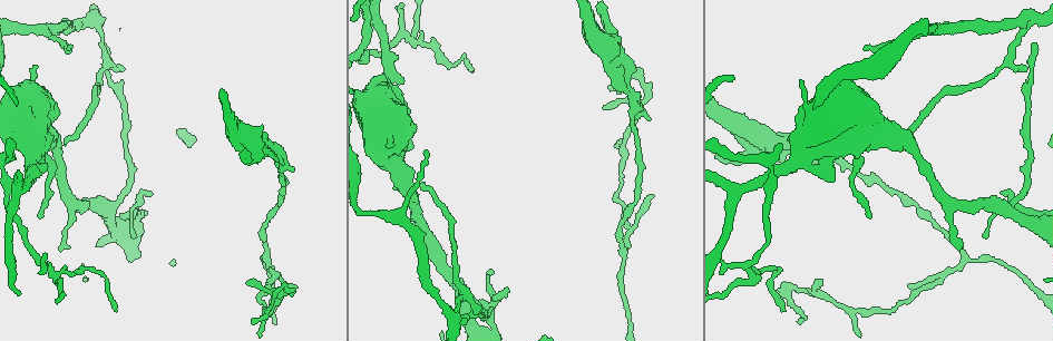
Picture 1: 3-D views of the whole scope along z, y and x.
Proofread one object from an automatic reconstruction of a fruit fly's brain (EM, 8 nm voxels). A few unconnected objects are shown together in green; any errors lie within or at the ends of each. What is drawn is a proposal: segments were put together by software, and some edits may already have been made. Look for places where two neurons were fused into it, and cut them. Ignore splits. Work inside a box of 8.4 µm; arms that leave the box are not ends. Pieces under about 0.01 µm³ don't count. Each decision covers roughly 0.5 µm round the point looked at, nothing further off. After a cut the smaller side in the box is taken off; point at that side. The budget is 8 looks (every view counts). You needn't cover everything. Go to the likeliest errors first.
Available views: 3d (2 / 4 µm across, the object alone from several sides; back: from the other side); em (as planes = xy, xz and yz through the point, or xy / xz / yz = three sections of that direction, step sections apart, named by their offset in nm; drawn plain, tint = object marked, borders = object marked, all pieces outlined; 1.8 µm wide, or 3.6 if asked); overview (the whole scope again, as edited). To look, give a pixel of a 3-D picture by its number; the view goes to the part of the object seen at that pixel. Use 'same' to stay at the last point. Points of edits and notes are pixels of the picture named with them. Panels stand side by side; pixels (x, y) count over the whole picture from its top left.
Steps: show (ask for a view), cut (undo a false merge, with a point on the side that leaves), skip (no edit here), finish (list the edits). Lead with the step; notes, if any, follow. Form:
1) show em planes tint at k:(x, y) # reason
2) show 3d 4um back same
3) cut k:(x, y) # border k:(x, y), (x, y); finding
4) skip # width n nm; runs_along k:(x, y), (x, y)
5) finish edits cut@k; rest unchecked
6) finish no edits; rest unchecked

show 3d 4um back at 1:(966, 260) # four-way junction

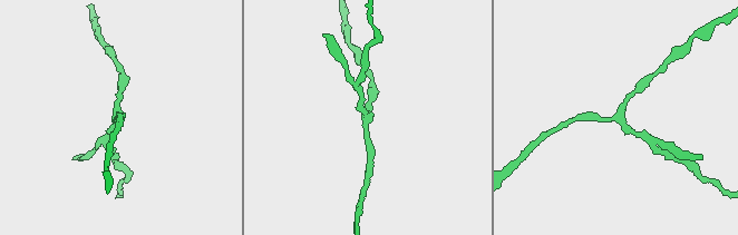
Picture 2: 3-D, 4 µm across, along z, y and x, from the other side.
show em planes tint at 2:(364, 114) # arms 4; now the EM

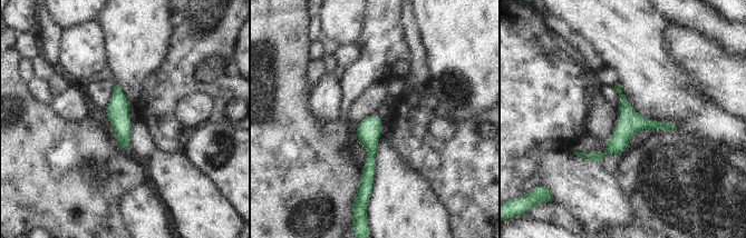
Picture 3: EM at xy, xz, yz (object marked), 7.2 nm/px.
skip # continuous, no second neuron

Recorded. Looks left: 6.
show 3d 4um at 1:(50, 274) # three arms meet

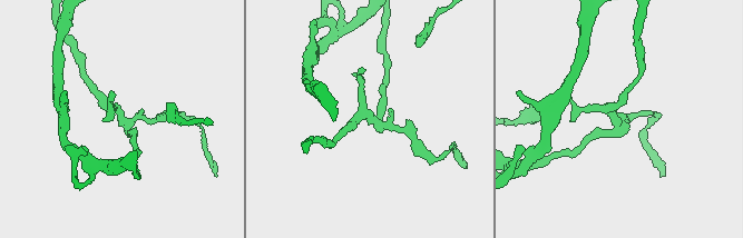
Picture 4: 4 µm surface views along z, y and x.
show em planes tint at 4:(122, 120)

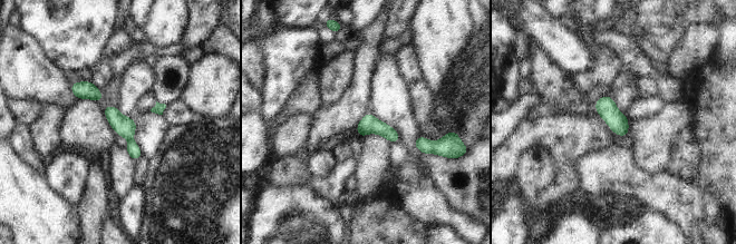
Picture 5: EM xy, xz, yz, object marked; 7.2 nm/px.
cut 5:(125, 126) # a second neuron is stuck on

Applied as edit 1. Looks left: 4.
show overview

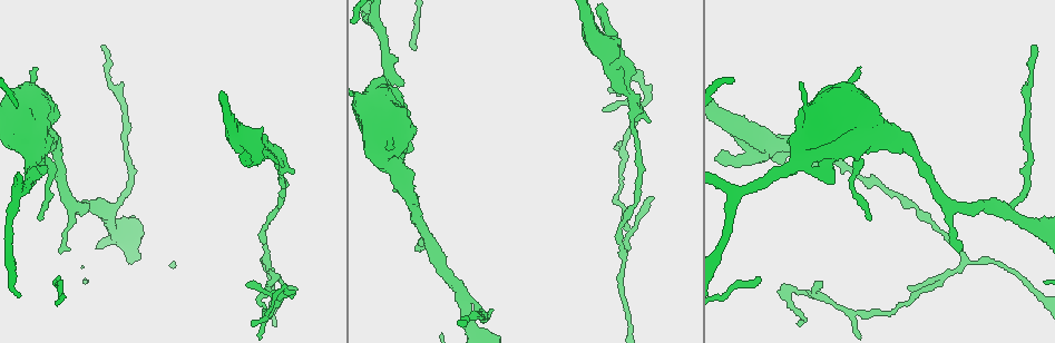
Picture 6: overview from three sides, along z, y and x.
show 3d 4um at 6:(824, 147) # sudden change in width

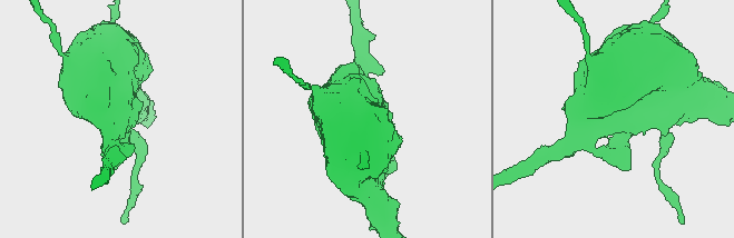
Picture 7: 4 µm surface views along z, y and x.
show em 3.6um planes plain at 7:(120, 112)

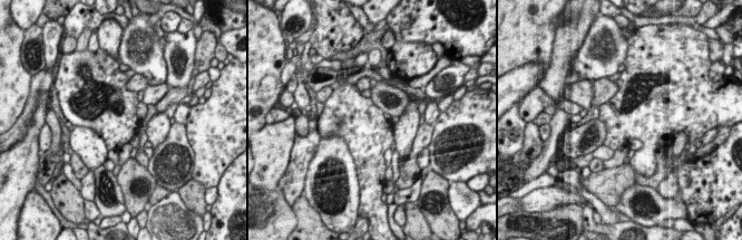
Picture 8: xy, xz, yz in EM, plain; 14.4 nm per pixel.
show em 3.6um planes tint same

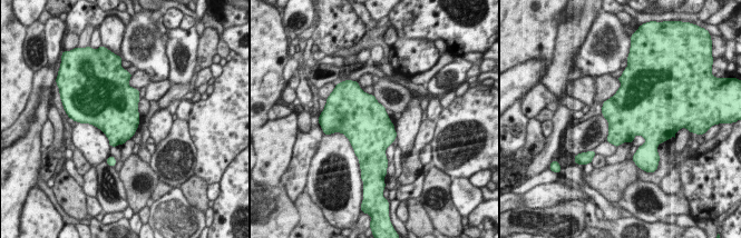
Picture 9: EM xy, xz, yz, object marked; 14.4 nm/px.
skip # all the same neuron

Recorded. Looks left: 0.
finish edits cut@5; rest unchecked

